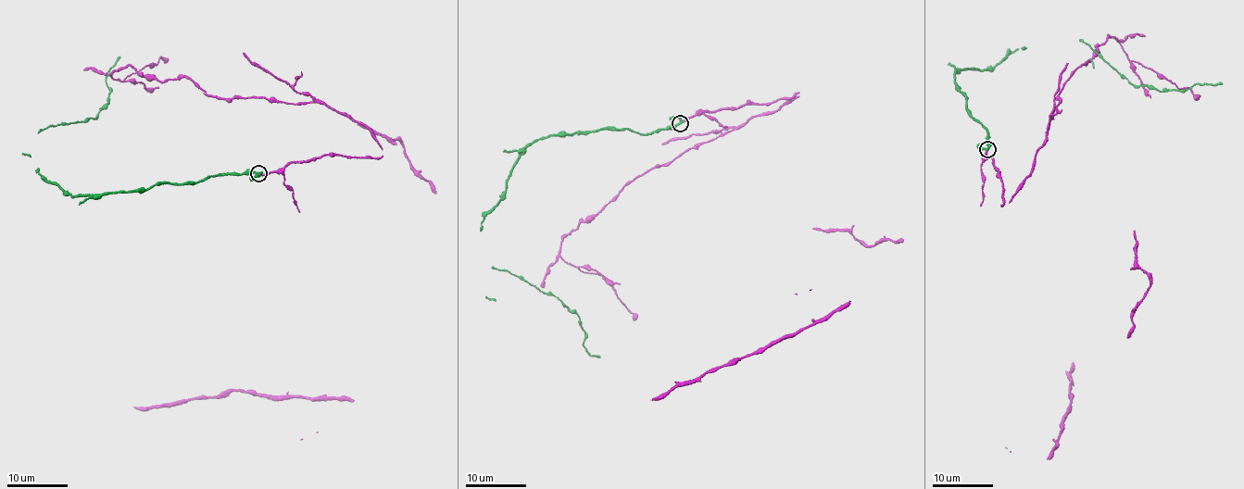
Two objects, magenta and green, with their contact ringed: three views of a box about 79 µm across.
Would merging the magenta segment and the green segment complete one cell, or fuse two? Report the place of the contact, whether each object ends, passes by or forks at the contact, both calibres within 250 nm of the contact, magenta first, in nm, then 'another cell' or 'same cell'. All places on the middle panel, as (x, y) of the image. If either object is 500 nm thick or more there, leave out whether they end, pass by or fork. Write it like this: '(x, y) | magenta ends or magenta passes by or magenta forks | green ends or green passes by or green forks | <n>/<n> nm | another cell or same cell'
(680, 123) | magenta ends | green passes by | 200/260 nm | same cell

